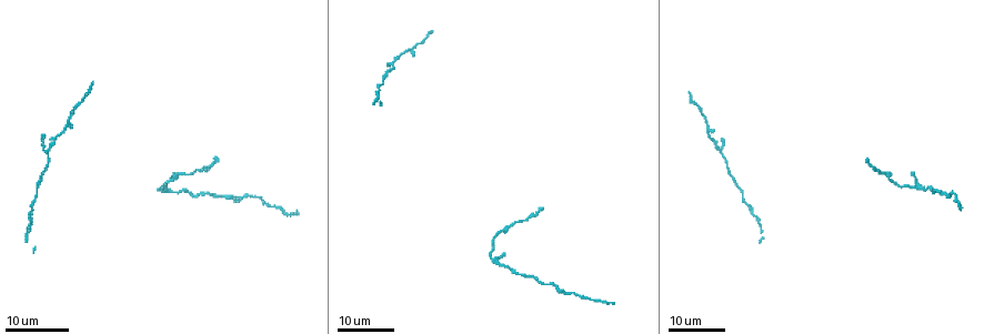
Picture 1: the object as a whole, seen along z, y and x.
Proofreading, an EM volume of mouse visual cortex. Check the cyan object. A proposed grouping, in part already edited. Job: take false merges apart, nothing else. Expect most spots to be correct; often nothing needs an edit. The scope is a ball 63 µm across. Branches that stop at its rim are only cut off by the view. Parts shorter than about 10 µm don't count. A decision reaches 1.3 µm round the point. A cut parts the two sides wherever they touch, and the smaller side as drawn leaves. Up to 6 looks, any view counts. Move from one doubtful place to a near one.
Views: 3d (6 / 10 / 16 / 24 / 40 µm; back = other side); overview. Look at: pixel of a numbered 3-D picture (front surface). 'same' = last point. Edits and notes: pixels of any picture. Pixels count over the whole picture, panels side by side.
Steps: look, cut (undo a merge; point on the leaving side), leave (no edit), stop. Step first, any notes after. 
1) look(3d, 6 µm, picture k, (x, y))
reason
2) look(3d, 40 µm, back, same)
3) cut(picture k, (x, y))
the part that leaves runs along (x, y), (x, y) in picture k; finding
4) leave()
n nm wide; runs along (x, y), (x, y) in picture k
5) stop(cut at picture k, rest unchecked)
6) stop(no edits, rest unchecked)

look(3d, 16 µm, picture 1, (229, 197))
thick turns thin

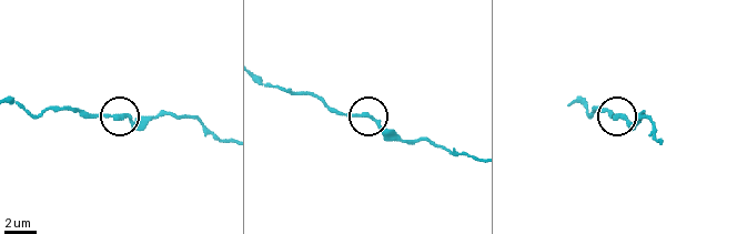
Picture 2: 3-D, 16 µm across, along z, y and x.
look(3d, 6 µm, picture 2, (619, 114))
zoom in

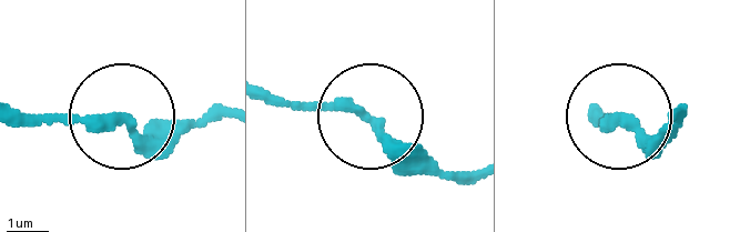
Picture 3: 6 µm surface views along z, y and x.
leave()
250 nm wide; runs along (21, 112), (123, 112), (159, 133), (186, 125) in picture 3; all the same cell

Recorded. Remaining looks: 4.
look(3d, 24 µm, picture 1, (156, 190))
thick turns thin

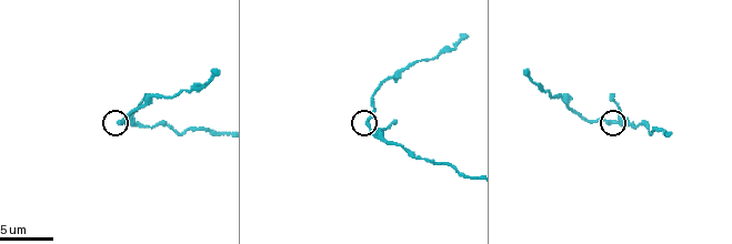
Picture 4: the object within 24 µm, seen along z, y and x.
look(3d, 10 µm, picture 4, (610, 124))

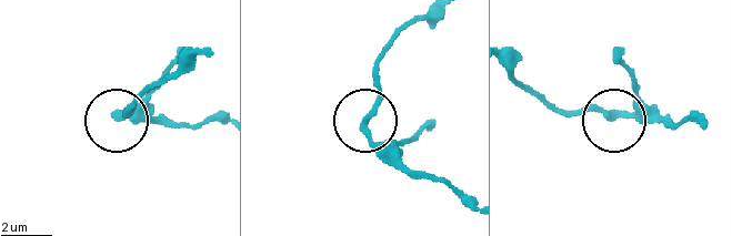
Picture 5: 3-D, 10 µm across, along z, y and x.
leave()
240 nm wide; one cell here

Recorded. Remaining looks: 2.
look(3d, 16 µm, picture 4, (405, 66))
sudden change in width

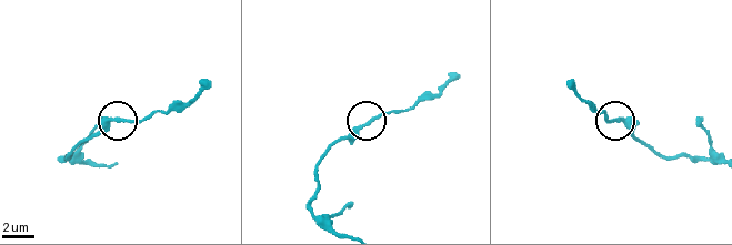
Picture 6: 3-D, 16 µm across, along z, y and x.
look(3d, 6 µm, picture 6, (616, 122))

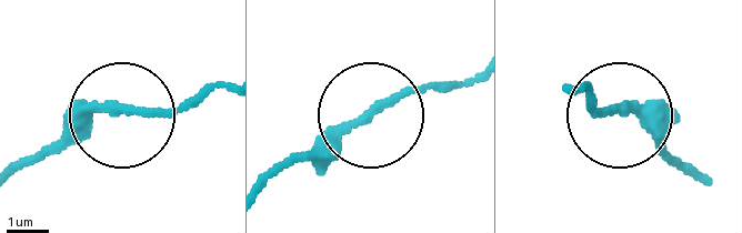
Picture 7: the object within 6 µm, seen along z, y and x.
leave()
runs along (267, 170), (405, 95), (469, 78) in picture 7; continuous, no second cell

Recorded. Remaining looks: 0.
stop(no edits, rest unchecked)

